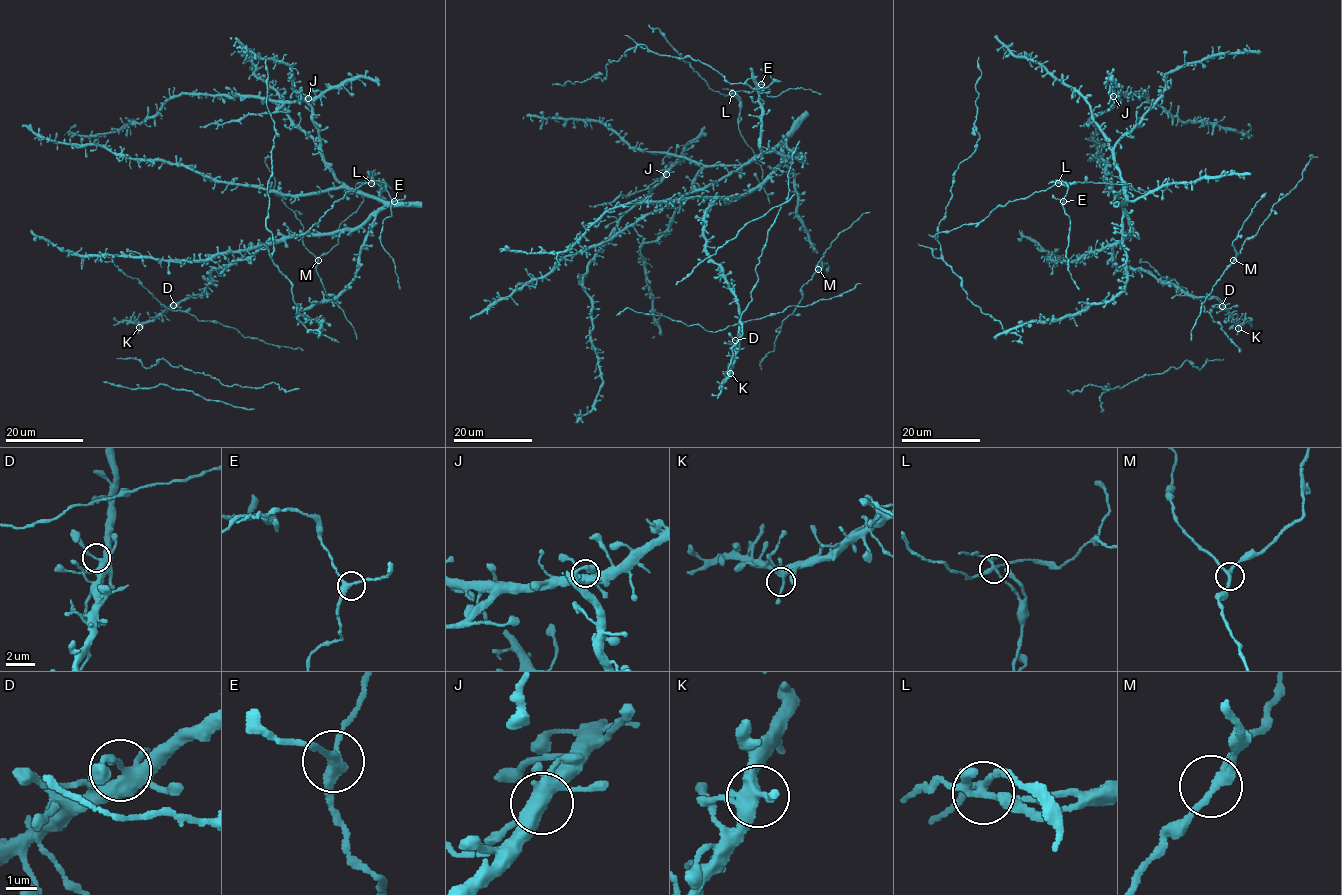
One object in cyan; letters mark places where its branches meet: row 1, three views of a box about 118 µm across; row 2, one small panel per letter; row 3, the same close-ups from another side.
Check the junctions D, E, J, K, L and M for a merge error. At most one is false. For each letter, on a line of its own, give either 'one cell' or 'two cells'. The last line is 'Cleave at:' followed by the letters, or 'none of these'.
D: one cell
E: one cell
J: one cell
K: one cell
L: two cells
M: one cell
Cleave at: L

